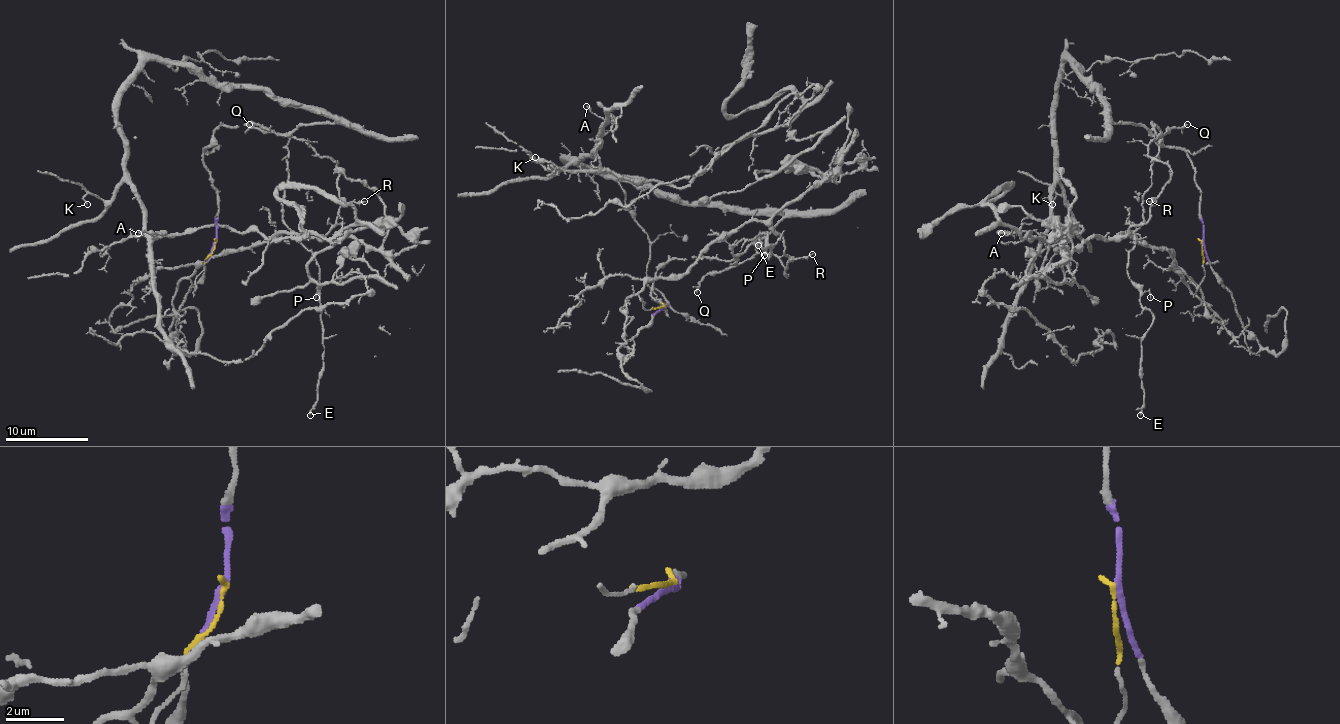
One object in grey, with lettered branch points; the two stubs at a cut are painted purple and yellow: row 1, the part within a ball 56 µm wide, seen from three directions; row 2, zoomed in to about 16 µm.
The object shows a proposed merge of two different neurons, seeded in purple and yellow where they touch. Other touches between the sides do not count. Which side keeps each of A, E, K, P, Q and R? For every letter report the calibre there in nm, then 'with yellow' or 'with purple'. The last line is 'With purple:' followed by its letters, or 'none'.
A: 140 nm | with purple
E: 130 nm | with purple
K: 120 nm | with purple
P: 110 nm | with purple
Q: 150 nm | with yellow
R: 200 nm | with yellow
With purple: A, E, K, P

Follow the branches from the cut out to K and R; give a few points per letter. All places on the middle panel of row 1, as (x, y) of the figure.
K: (662, 307), (660, 266), (738, 258), (782, 217), (534, 157)
R: (662, 307), (646, 309), (640, 291), (683, 274), (751, 221), (782, 237), (792, 258), (813, 254)

